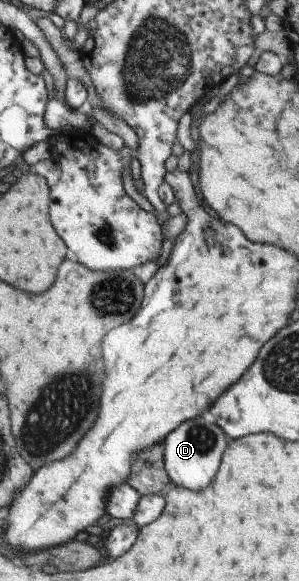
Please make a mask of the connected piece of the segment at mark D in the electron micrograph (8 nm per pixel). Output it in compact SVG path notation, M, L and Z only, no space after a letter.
M194 418L188 422L182 422L174 432L164 438L163 467L172 484L196 491L208 486L208 478L214 476L220 452L228 444L225 432L214 422L206 422L204 418Z

